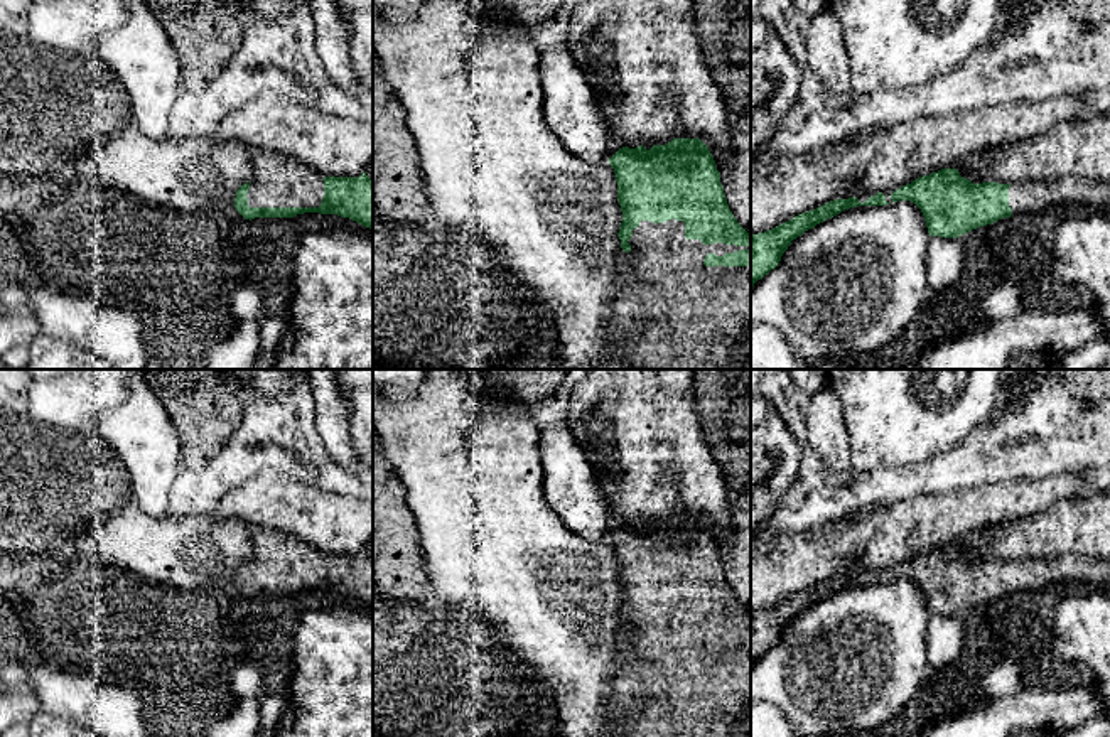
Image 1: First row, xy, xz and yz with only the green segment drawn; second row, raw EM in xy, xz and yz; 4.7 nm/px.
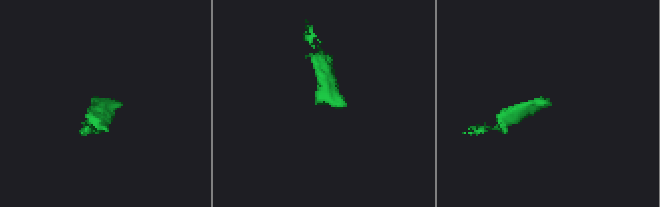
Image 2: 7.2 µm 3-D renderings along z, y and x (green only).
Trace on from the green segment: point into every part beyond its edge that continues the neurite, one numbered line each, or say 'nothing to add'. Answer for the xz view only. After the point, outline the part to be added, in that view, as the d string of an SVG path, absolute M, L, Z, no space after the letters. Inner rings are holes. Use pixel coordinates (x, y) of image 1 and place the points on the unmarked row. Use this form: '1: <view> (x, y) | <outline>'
1: xz (670, 683) | M639 599L628 619L629 631L621 632L617 644L617 673L607 705L609 737L751 737L751 644L705 644L709 631L724 634L751 624L703 622L685 616L685 600Z

